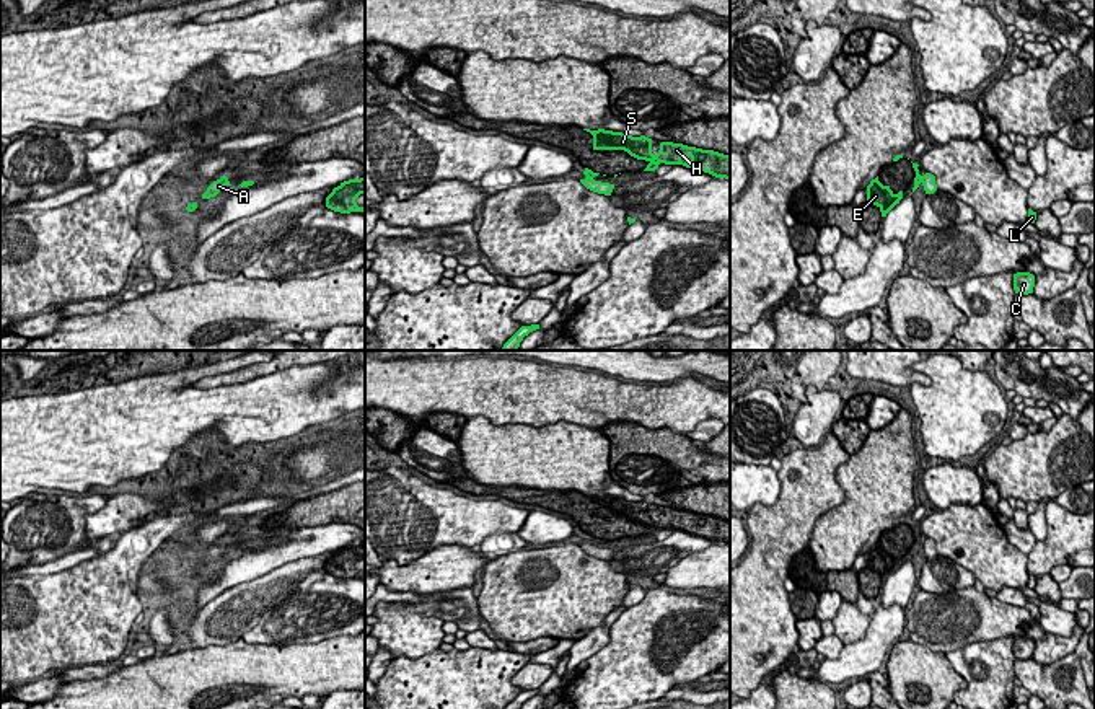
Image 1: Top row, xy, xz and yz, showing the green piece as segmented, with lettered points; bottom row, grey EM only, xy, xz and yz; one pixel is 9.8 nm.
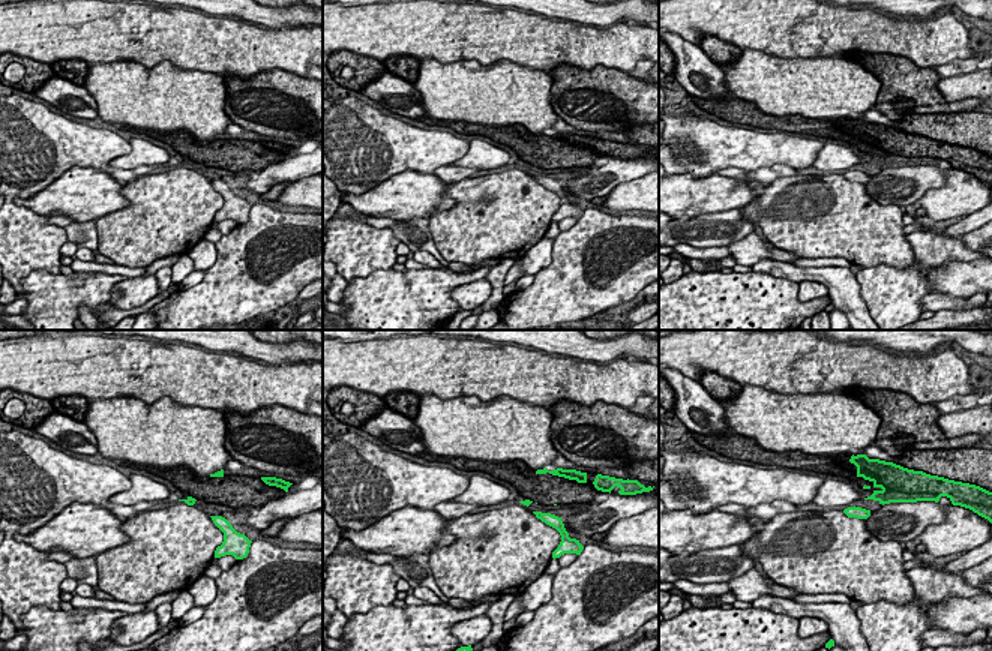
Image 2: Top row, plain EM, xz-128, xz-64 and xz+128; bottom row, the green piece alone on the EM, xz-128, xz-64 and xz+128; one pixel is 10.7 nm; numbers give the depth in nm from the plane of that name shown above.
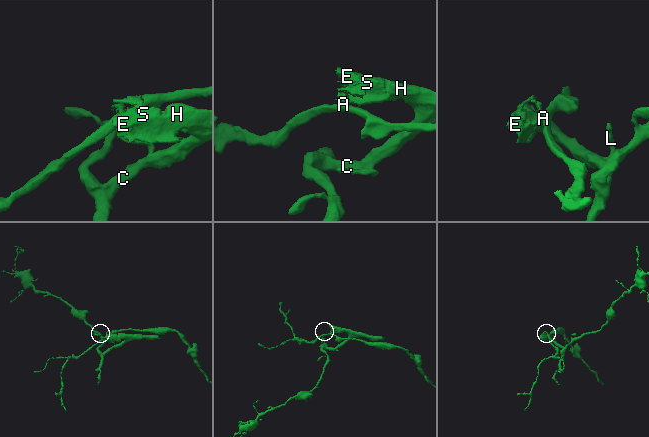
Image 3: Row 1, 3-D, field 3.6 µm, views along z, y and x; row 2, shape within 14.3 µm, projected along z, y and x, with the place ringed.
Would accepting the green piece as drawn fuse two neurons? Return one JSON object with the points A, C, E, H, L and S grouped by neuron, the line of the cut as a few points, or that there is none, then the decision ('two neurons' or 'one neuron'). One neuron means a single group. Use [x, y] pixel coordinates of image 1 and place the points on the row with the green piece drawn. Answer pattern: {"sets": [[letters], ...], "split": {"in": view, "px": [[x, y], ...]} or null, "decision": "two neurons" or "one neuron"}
{"sets": [["A"], ["C", "E", "H", "L", "S"]], "split": {"in": "yz", "px": [[921, 176], [923, 181]]}, "decision": "two neurons"}

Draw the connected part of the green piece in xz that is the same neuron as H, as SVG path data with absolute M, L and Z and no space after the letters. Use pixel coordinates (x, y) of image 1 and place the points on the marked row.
M590 130L593 135L593 150L624 150L637 160L645 160L649 165L644 171L655 171L660 163L683 165L691 170L709 173L715 178L730 179L730 156L683 143L662 142L657 155L652 153L652 139L640 135L632 137L613 130Z

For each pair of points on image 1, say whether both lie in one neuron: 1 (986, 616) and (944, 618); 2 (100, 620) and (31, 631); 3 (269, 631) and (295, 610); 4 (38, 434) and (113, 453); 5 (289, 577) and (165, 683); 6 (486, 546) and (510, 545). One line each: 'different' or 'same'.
1: same
2: same
3: same
4: same
5: different
6: same

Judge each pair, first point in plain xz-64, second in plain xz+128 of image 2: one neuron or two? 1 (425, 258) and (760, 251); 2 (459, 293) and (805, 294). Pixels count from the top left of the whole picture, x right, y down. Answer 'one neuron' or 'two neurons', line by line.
1: two neurons
2: one neuron

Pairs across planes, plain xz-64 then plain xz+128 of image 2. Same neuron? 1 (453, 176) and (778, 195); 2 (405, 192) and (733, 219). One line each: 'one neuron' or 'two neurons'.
1: two neurons
2: two neurons

